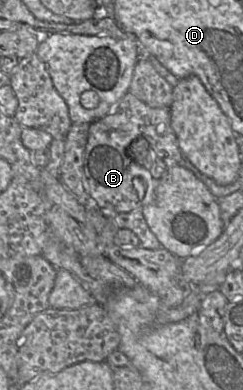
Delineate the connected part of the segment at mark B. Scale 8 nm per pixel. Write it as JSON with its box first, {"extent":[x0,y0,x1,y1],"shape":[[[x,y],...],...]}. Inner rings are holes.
{"extent":[83,92,183,214],"shape":[[[128,92],[110,113],[90,124],[83,159],[88,199],[92,199],[98,208],[110,214],[140,209],[145,194],[140,190],[138,180],[141,178],[148,183],[146,191],[152,194],[164,169],[179,164],[183,166],[183,159],[171,127],[169,109],[150,107]],[[139,137],[144,137],[156,153],[155,162],[150,170],[135,162],[128,154],[130,144]]]}

